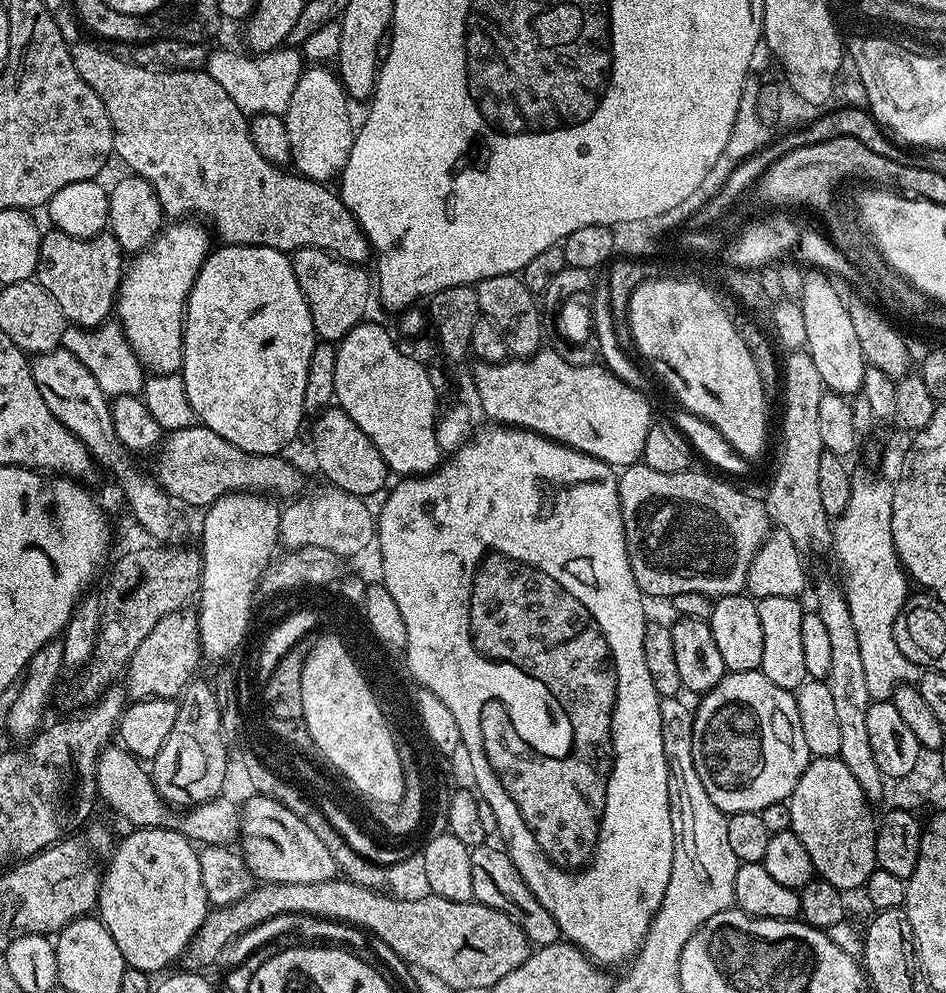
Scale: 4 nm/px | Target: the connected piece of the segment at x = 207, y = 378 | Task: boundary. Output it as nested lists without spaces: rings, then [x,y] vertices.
[[[230,244],[220,246],[220,249],[213,251],[200,268],[199,275],[188,296],[188,307],[184,317],[184,355],[182,357],[182,379],[184,382],[185,394],[188,395],[190,406],[196,412],[199,423],[205,428],[214,430],[226,442],[238,446],[243,452],[250,452],[253,456],[275,456],[283,453],[284,447],[296,436],[300,423],[306,419],[304,411],[304,395],[306,394],[306,378],[308,367],[312,357],[312,349],[316,347],[318,337],[312,319],[308,303],[300,293],[296,279],[292,274],[290,260],[285,253],[279,252],[277,248],[261,248],[256,244]]]

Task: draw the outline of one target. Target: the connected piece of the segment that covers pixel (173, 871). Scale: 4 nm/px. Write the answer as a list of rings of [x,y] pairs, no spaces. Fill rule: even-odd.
[[[136,828],[117,846],[106,868],[99,877],[98,919],[114,938],[125,965],[155,974],[170,960],[177,961],[210,911],[193,841],[172,828]]]

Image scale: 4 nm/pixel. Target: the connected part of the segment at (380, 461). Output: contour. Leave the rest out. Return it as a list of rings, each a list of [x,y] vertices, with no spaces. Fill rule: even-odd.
[[[329,406],[315,417],[312,424],[312,452],[316,455],[316,464],[327,483],[361,498],[369,498],[390,477],[388,463],[378,454],[374,442],[358,430],[354,418],[347,416],[338,406]]]

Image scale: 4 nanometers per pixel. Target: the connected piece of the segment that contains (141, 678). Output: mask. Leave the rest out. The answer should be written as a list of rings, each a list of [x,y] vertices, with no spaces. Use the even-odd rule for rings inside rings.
[[[188,611],[170,612],[163,616],[131,656],[124,674],[124,688],[133,701],[175,699],[191,683],[192,674],[202,659],[202,647],[197,613]]]

